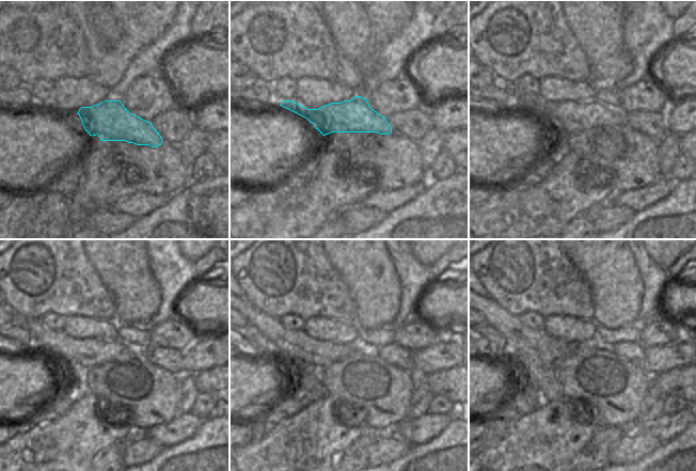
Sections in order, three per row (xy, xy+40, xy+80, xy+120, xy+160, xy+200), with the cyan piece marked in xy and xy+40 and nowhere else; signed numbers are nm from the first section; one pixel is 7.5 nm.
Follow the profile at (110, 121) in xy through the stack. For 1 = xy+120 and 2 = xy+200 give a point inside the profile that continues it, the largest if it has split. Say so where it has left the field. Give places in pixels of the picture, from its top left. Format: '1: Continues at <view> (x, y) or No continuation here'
1: Continues at xy+120 (58, 346)
2: Continues at xy+200 (550, 349)

